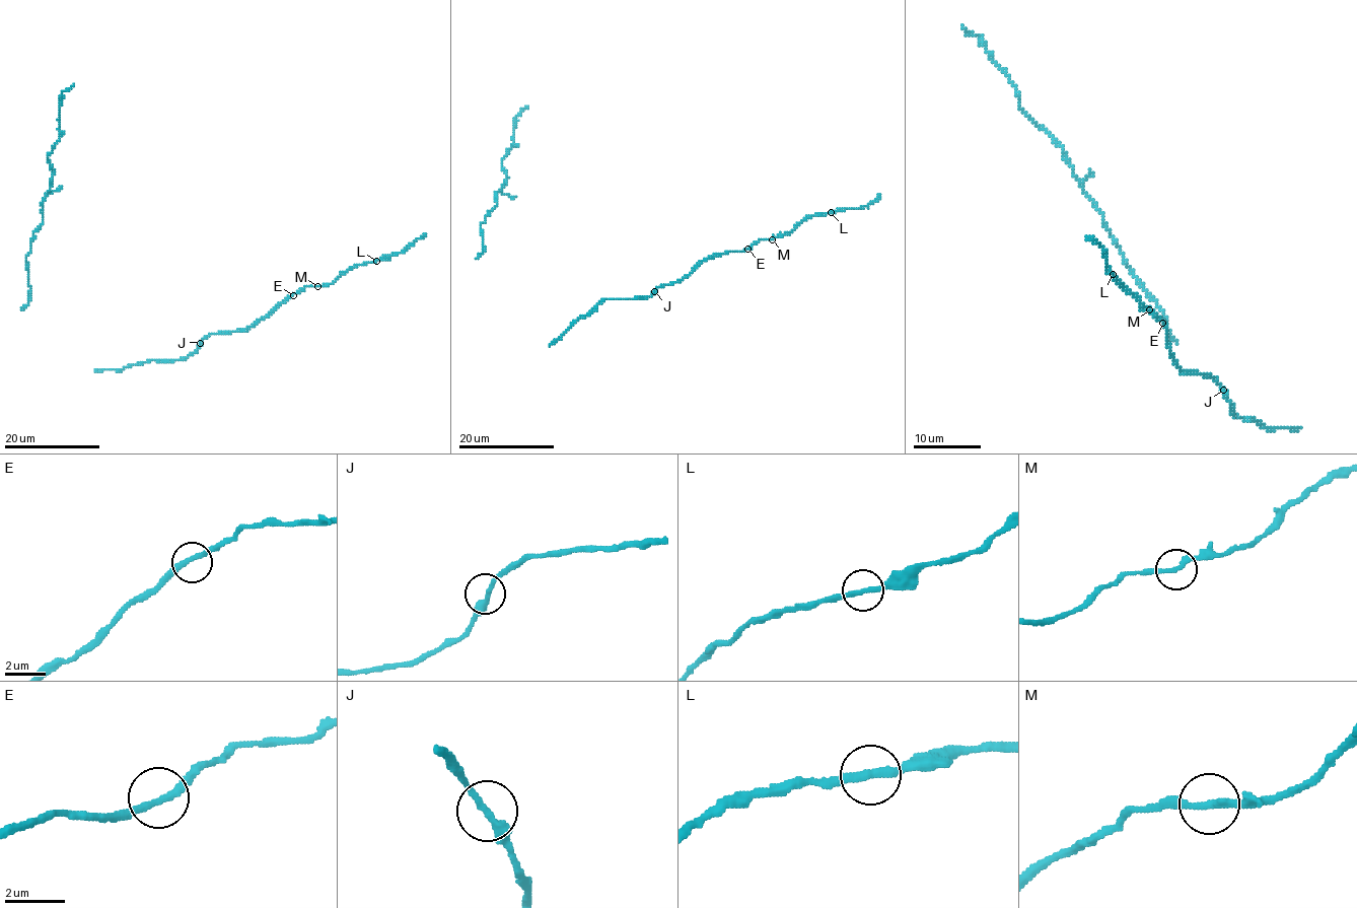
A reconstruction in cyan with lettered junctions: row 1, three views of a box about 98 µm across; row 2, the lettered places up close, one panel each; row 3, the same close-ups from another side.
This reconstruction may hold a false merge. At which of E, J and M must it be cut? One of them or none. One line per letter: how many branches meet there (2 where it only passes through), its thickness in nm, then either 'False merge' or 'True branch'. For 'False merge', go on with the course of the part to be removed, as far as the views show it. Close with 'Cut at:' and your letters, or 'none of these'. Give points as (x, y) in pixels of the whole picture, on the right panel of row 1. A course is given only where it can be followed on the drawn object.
E: Branches: 2. Thickness 240 nm. True branch
J: Branches: 2. Thickness 260 nm. True branch
M: Branches: 2. Thickness 240 nm. True branch
Cut at: none of these

